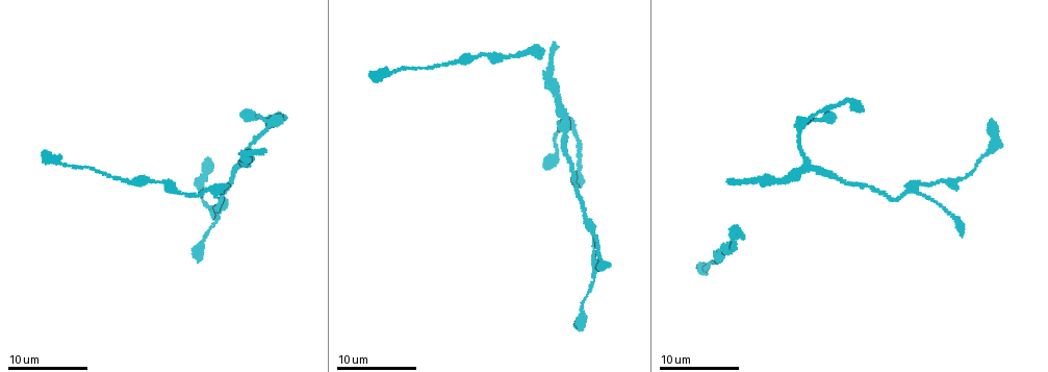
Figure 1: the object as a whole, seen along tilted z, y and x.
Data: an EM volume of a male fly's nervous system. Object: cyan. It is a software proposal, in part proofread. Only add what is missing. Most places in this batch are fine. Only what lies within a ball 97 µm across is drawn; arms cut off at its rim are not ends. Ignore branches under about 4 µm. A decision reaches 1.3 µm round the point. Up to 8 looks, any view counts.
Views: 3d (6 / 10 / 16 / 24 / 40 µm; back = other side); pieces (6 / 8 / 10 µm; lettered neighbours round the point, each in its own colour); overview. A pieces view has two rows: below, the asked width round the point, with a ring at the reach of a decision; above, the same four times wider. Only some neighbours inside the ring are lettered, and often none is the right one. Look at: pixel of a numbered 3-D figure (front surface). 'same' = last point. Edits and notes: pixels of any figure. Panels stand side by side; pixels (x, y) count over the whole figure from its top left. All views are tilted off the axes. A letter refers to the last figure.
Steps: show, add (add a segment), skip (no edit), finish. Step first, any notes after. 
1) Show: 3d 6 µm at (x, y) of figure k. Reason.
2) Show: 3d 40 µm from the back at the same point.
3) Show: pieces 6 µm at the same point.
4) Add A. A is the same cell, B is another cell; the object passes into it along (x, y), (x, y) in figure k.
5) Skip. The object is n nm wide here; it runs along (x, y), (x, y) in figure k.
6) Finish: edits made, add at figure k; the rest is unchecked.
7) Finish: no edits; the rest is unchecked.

Show: pieces 10 µm at (546, 165) of figure 1.

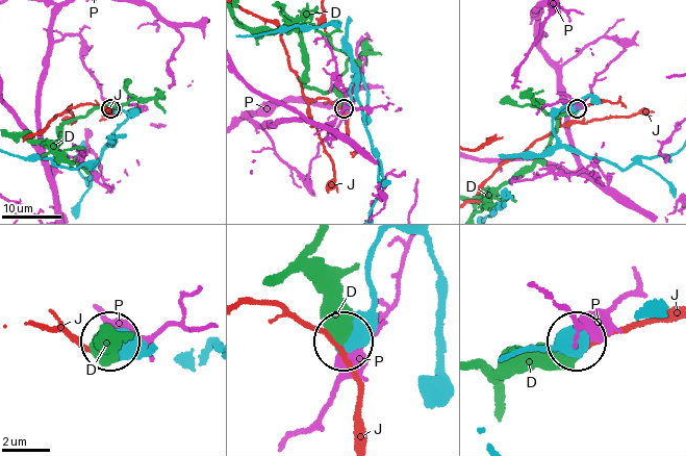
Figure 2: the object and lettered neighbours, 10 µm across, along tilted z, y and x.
Skip. The object is 630 nm wide here; D, J and P are other cells; it runs along (377, 248), (369, 274), (370, 310), (342, 338) in figure 2; no lettered segment goes on from it.

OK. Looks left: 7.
Show: 3d 10 µm at (862, 109) of figure 1. An open end.

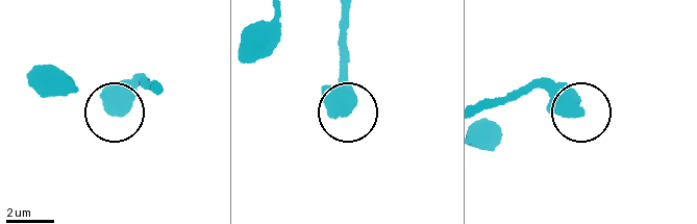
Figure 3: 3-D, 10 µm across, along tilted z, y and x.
Show: pieces 10 µm at (341, 111) of figure 3. See the neighbours.

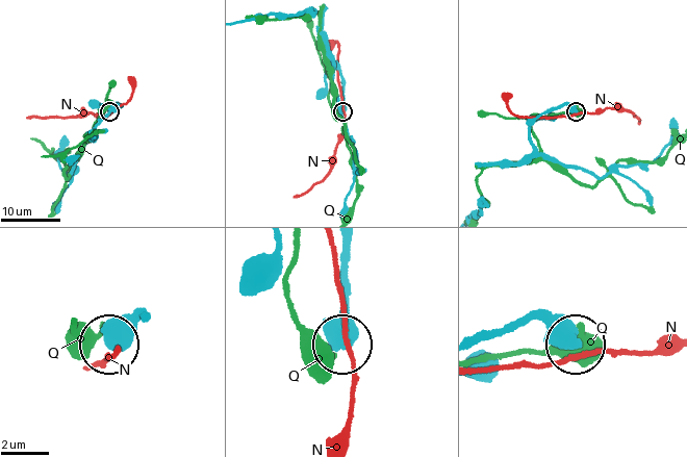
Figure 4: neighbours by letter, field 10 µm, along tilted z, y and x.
Skip. N and Q are other cells; none of them fits.

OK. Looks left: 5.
Show: pieces 6 µm at (991, 119) of figure 1. End of a long branch.

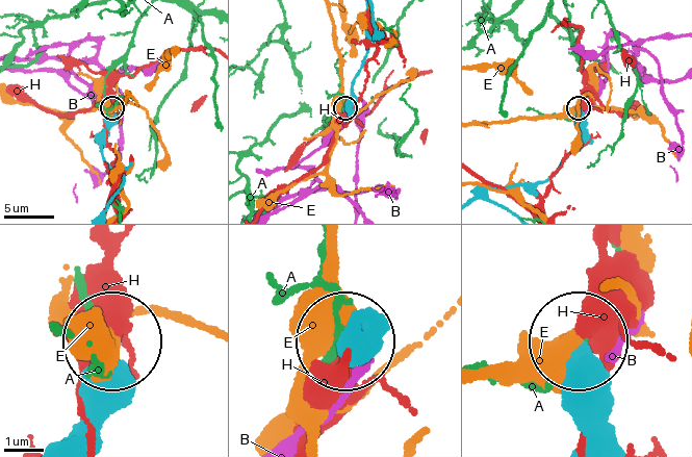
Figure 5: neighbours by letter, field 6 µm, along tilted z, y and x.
Skip. A, B, E and H are other cells; none of them fits.

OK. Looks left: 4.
Show: pieces 6 µm at (45, 151) of figure 1. End of a long branch.

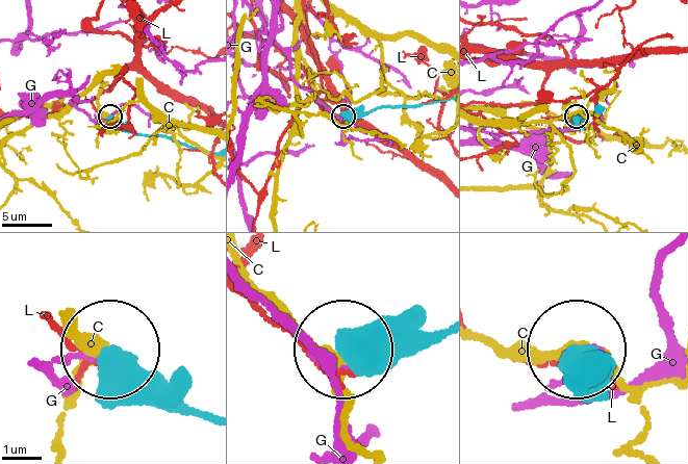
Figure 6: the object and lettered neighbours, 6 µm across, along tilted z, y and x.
Skip. C, G and L are other cells; it runs along (204, 416), (117, 352) in figure 6; none of them fits.

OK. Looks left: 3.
Finish: no edits; the rest is unchecked.

